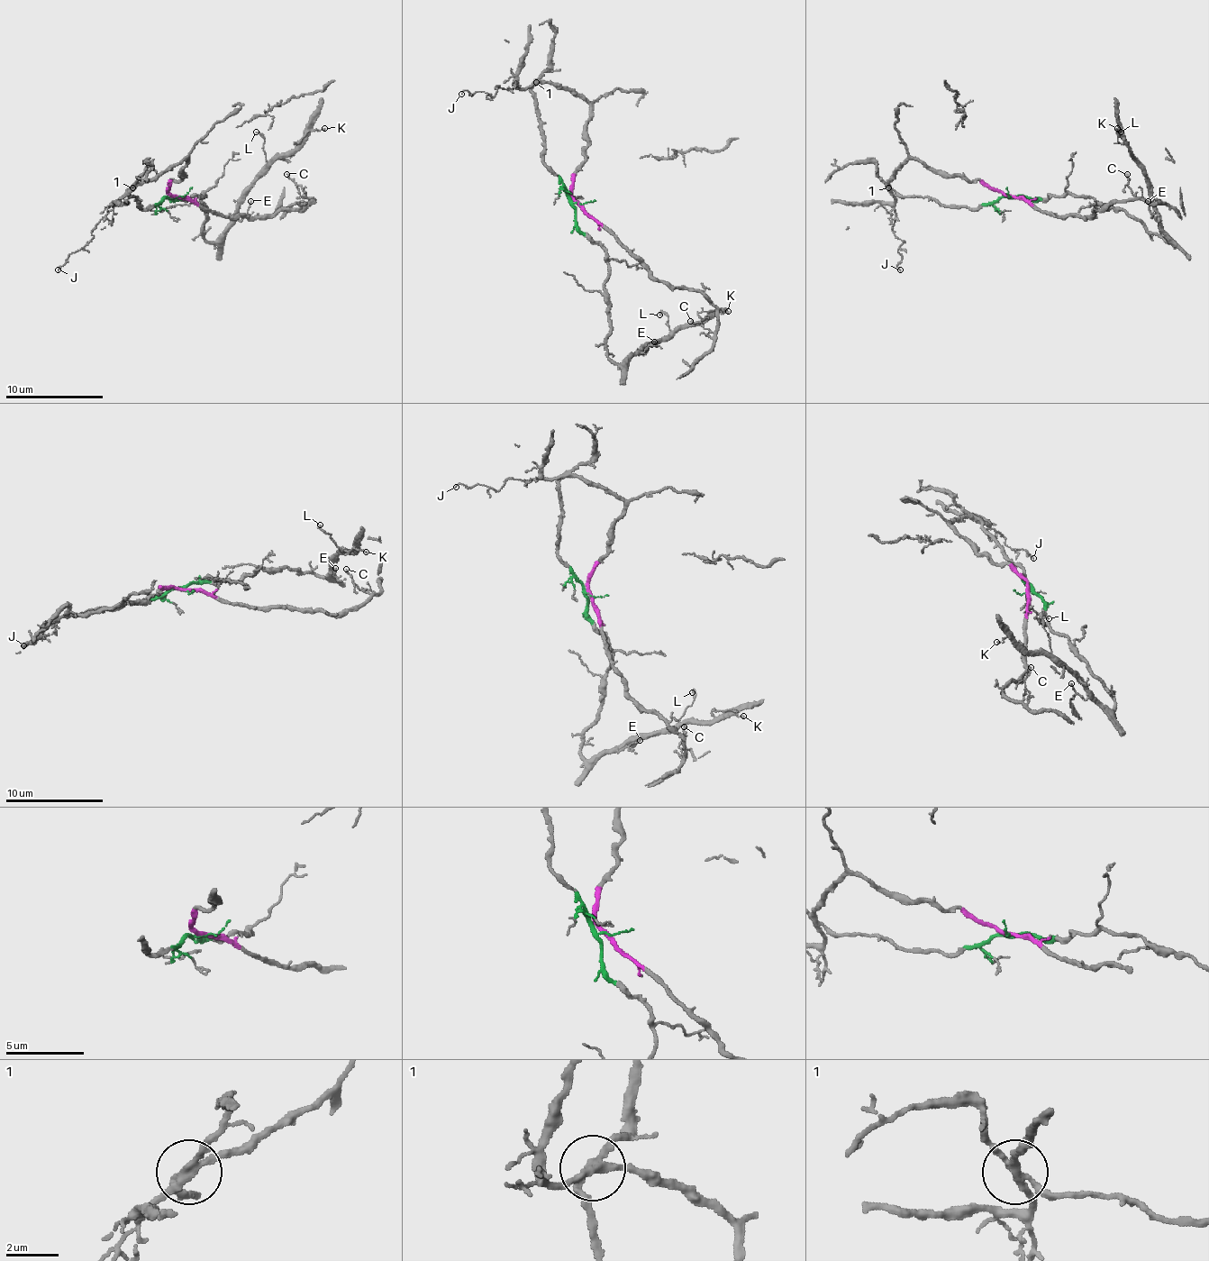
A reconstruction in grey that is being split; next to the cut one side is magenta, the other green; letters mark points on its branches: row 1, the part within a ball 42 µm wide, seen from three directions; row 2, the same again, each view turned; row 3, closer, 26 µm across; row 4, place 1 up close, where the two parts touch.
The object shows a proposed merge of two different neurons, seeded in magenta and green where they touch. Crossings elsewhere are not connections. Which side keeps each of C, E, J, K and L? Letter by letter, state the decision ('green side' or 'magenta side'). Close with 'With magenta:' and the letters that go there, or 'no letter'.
C: magenta side
E: green side
J: magenta side
K: green side
L: green side
With magenta: C, J

